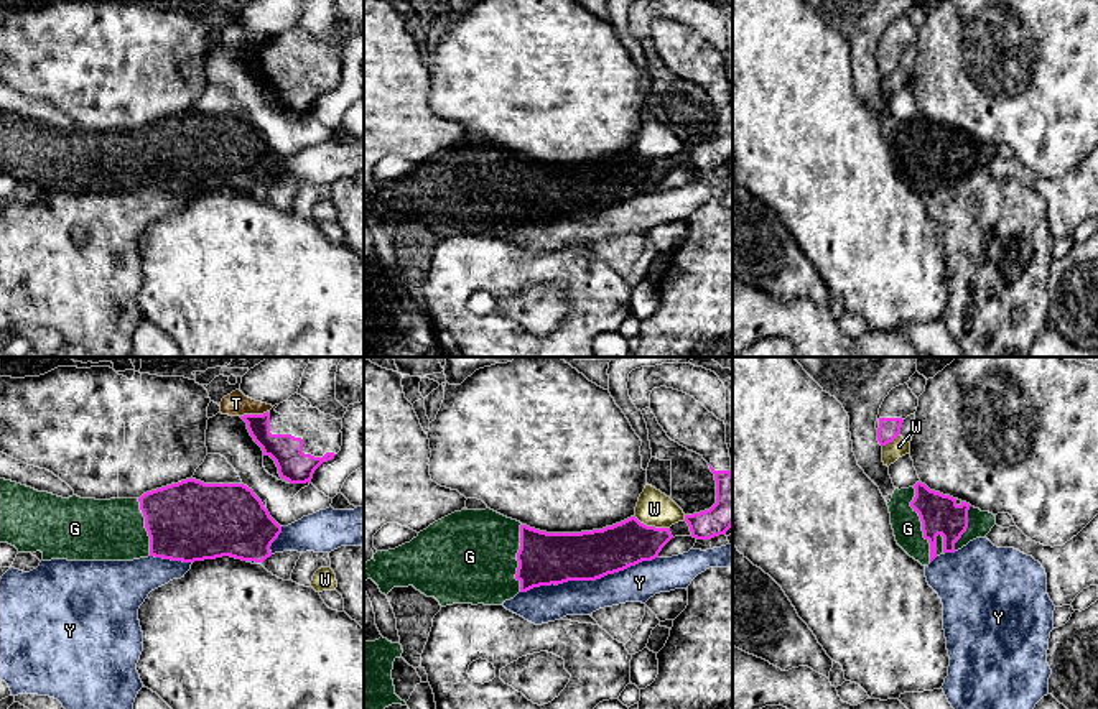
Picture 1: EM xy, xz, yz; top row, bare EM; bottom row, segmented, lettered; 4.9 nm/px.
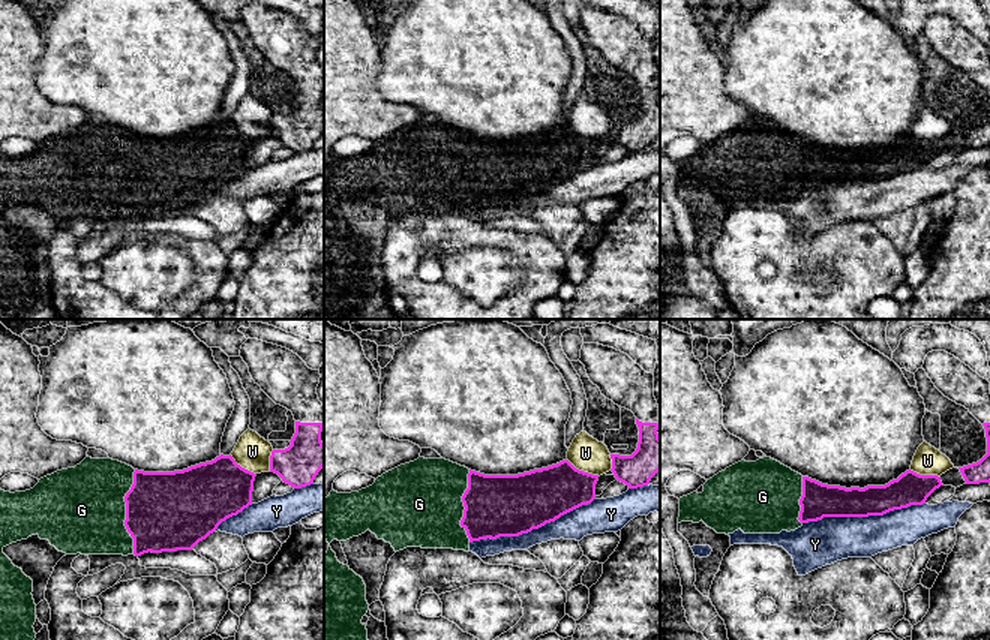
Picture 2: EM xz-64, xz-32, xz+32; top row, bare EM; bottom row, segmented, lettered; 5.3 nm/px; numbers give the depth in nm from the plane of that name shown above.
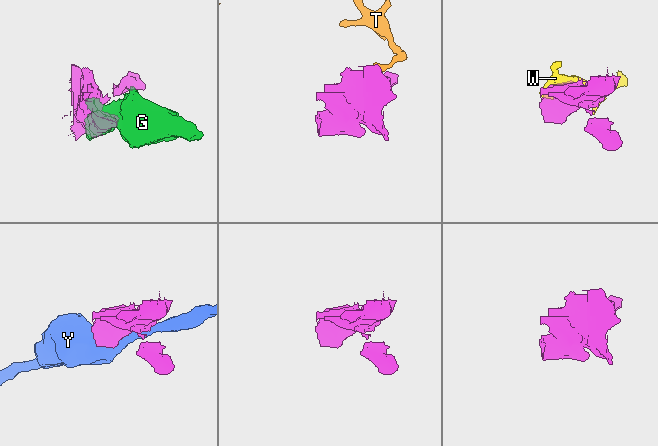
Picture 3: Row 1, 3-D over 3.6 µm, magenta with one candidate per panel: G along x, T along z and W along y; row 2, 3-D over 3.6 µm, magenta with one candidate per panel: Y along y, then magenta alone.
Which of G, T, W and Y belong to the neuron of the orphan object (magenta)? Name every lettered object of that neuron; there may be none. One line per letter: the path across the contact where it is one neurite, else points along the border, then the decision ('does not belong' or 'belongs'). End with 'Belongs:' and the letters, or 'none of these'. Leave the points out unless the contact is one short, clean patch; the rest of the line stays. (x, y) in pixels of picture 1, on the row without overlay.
G: belongs
T: border along xy (269, 43), (241, 48); does not belong
W: does not belong
Y: does not belong
Belongs: G

